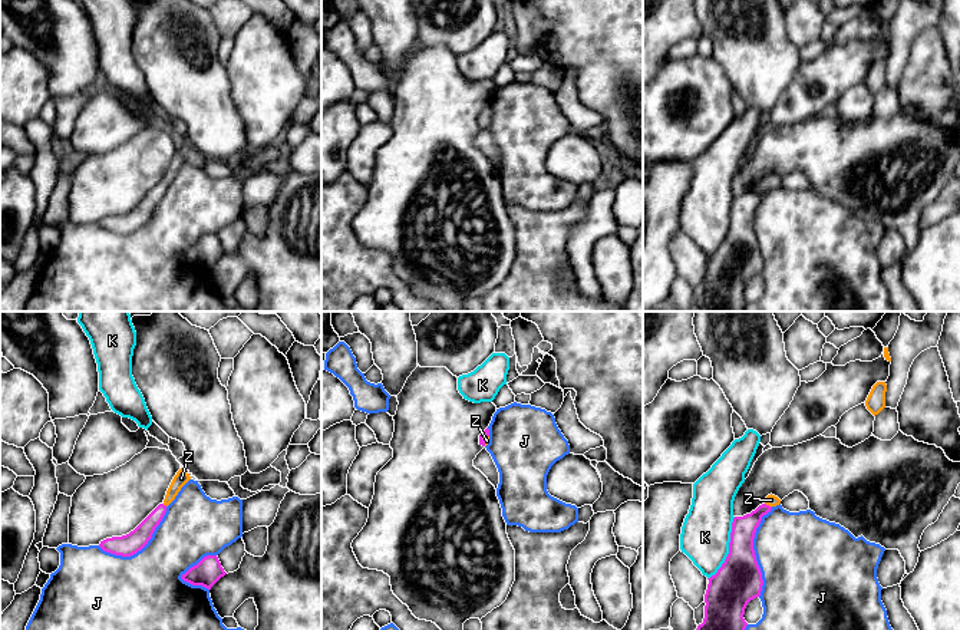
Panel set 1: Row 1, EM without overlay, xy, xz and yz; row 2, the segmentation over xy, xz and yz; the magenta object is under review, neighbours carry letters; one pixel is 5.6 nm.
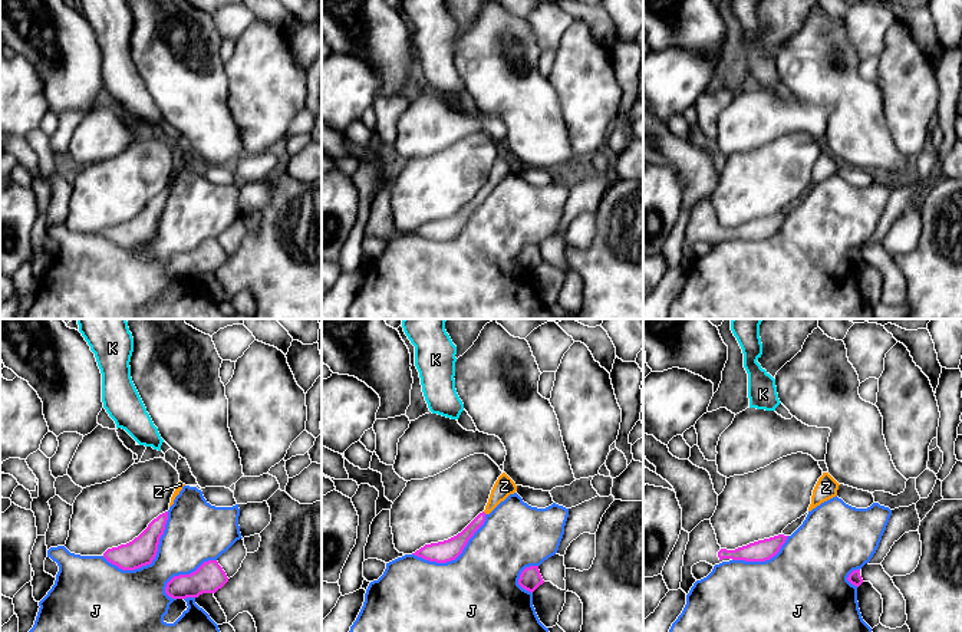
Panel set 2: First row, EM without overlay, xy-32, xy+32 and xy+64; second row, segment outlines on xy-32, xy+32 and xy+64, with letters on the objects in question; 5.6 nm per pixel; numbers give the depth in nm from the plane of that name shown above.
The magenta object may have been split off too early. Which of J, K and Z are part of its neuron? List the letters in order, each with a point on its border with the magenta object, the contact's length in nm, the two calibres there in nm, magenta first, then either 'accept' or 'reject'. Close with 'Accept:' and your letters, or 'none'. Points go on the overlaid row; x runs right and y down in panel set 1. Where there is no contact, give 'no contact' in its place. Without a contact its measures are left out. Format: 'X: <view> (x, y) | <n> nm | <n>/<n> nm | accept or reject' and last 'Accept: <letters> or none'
J: yz (754, 551) | 500 nm | 260/460 nm | reject
K: yz (729, 548) | 380 nm | 260/280 nm | reject
Z: yz (768, 505) | 50 nm | 140/70 nm | accept
Accept: Z

